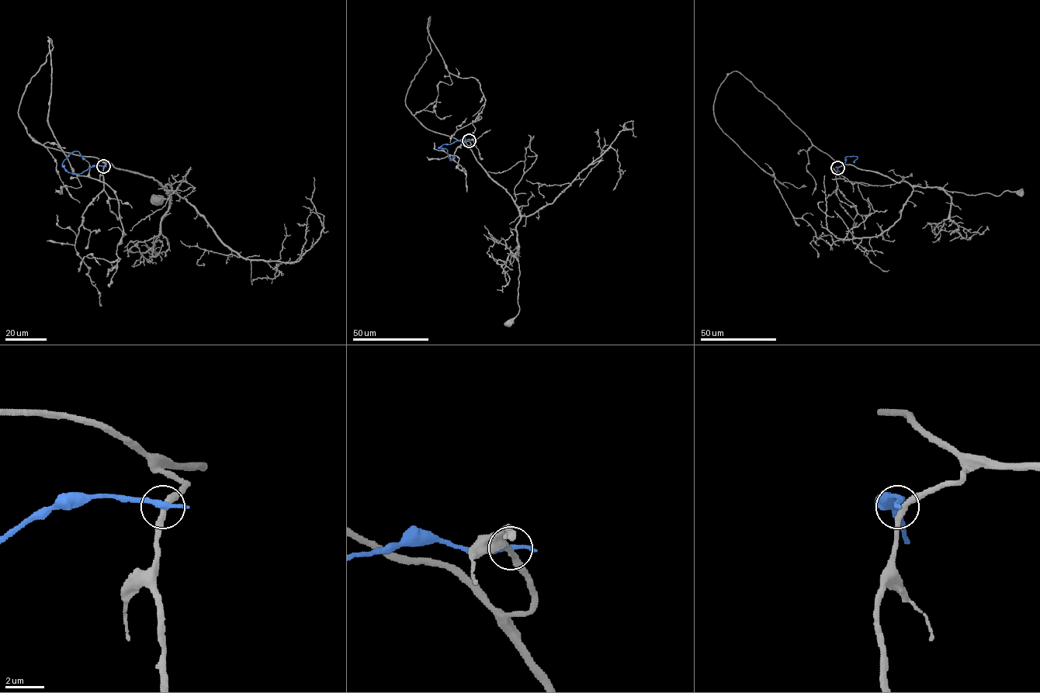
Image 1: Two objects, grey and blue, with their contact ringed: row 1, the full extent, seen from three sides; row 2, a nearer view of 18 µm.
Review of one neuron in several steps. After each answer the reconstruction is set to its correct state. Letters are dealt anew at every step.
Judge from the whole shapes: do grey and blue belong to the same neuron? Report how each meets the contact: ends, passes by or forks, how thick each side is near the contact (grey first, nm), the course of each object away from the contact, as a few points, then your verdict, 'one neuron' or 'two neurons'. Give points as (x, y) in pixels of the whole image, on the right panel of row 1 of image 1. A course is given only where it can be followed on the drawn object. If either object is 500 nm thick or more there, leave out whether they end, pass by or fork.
grey passes by | blue ends | 300/320 nm | grey via (837, 168), (851, 164), (897, 182), (967, 195), (989, 192), (999, 195), (1009, 190), (1020, 192) | blue via (837, 168), (841, 173), (844, 169), (847, 156), (857, 156), (854, 162) | two neurons

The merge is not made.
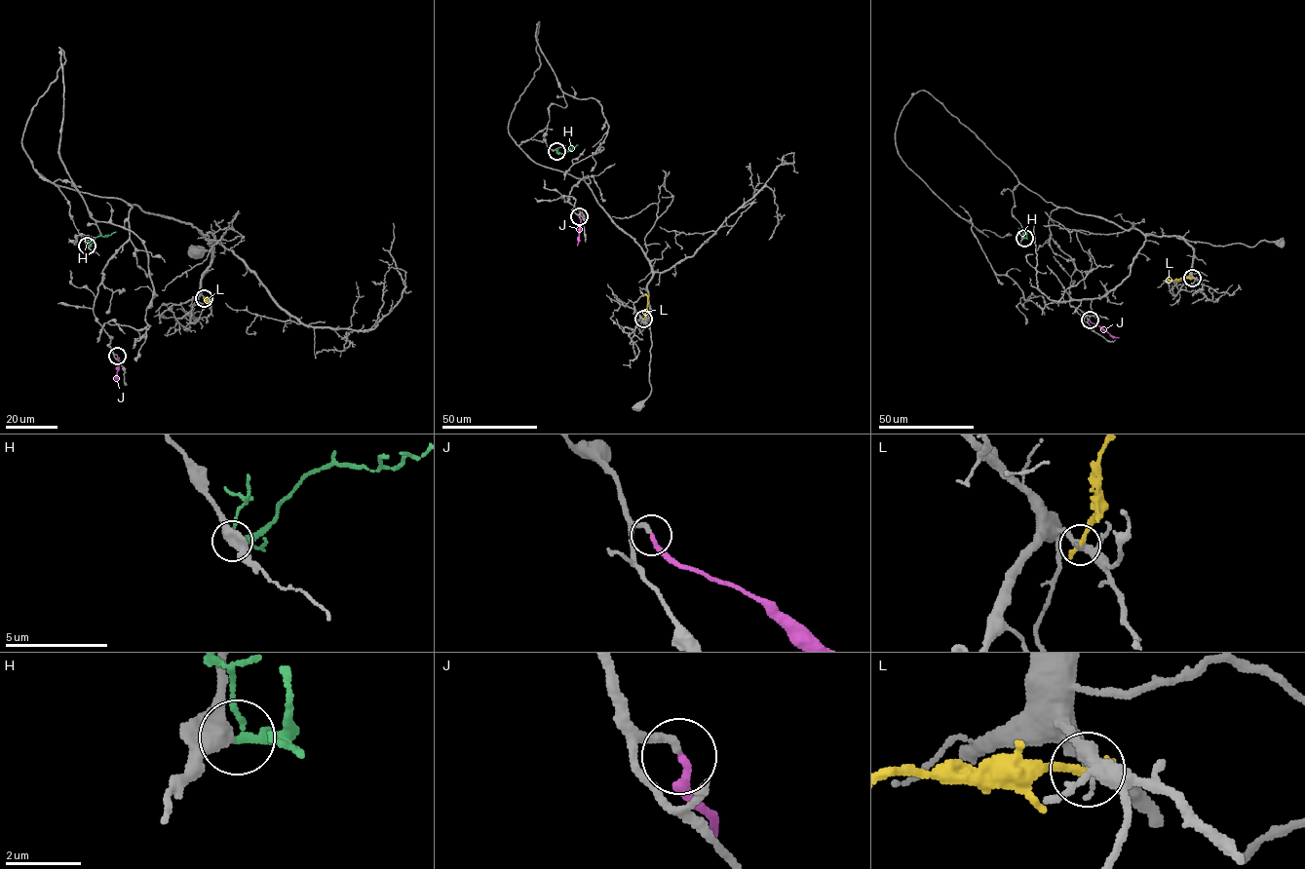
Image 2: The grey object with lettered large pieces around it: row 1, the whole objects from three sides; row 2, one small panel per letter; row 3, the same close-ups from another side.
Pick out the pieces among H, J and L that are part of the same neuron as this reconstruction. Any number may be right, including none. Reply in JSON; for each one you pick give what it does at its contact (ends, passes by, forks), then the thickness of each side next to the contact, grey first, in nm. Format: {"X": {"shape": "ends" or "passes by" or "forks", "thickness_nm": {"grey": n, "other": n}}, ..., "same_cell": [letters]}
{"J": {"shape": "ends", "thickness_nm": {"grey": 240, "other": 220}}, "same_cell": ["J"]}

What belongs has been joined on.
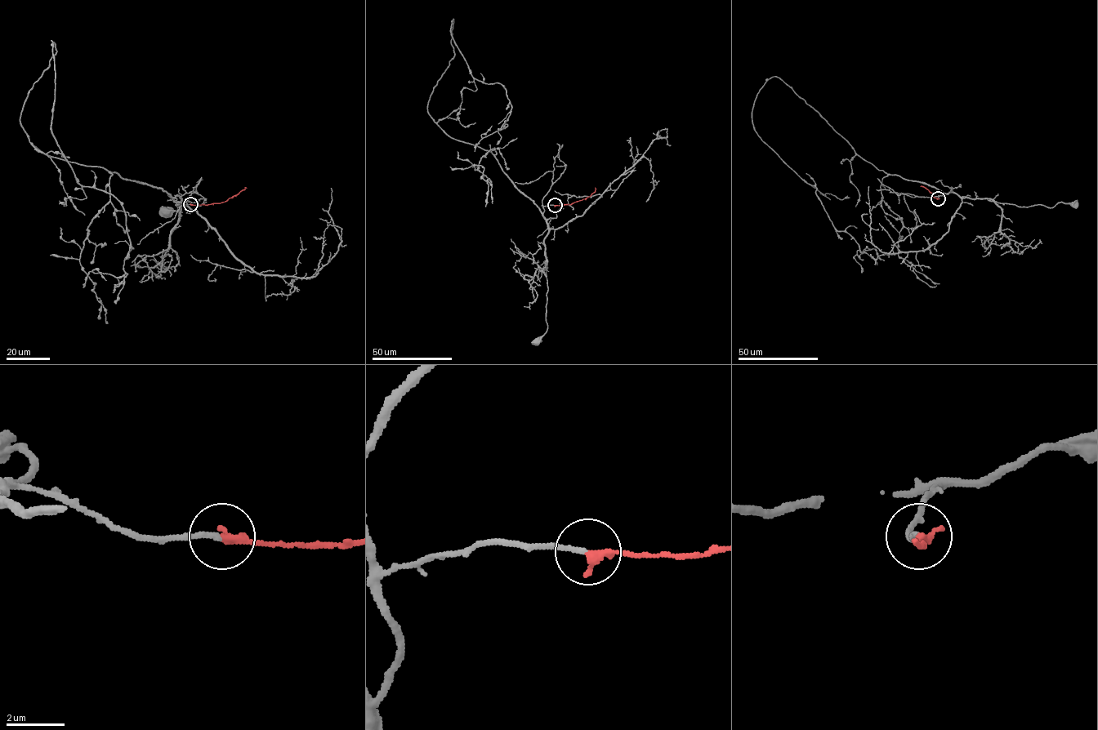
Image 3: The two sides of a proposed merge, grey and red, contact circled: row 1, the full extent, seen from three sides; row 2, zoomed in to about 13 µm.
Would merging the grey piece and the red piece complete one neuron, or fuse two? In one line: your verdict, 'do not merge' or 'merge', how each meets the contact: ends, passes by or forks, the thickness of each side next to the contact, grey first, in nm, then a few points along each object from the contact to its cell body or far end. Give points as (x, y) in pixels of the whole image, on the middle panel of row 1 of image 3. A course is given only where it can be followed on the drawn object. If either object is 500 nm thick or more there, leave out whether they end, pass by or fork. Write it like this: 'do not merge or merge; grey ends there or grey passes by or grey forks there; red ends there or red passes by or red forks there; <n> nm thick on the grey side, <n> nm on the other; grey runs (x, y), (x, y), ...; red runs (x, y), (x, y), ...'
merge; grey ends there; red ends there; 180 nm thick on the grey side, 340 nm on the other; grey runs (554, 205), (543, 206), (542, 215), (548, 229), (544, 240), (547, 330), (535, 341); red runs (555, 205), (571, 204), (586, 198), (595, 191), (595, 187)

